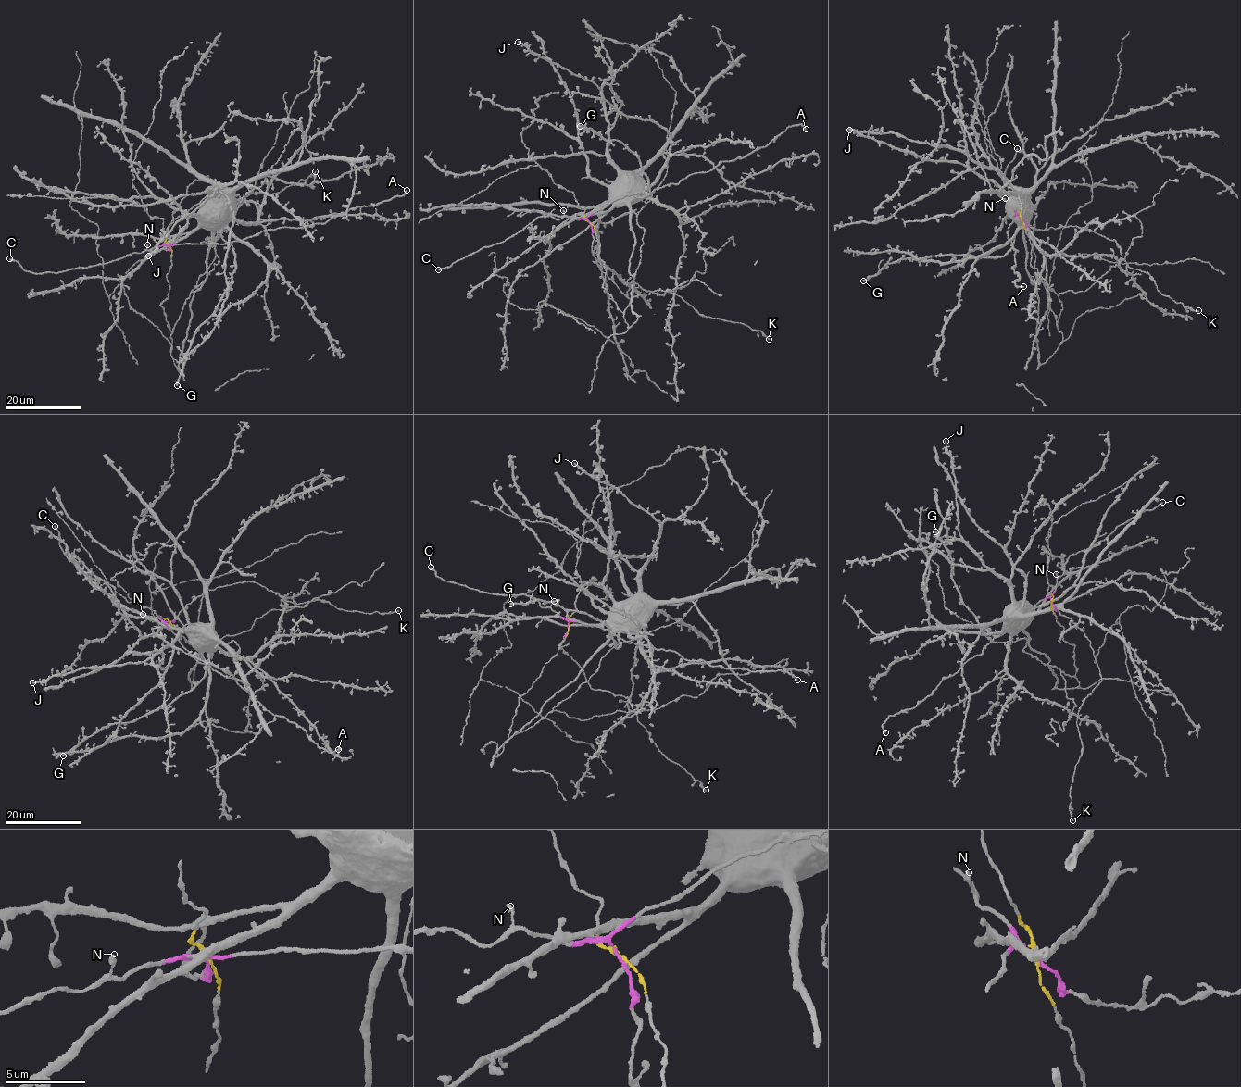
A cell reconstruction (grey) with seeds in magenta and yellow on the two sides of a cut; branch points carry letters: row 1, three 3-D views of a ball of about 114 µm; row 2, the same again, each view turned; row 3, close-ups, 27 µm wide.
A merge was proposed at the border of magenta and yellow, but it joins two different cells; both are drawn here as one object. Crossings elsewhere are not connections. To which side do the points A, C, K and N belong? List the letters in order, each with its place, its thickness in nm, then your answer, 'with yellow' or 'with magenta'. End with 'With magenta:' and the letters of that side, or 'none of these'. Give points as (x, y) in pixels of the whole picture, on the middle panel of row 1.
A: place (806, 129); calibre 240 nm; with magenta
C: place (438, 269); calibre 280 nm; with magenta
K: place (769, 339); calibre 170 nm; with magenta
N: place (563, 210); calibre 240 nm; with magenta
With magenta: A, C, K, N

